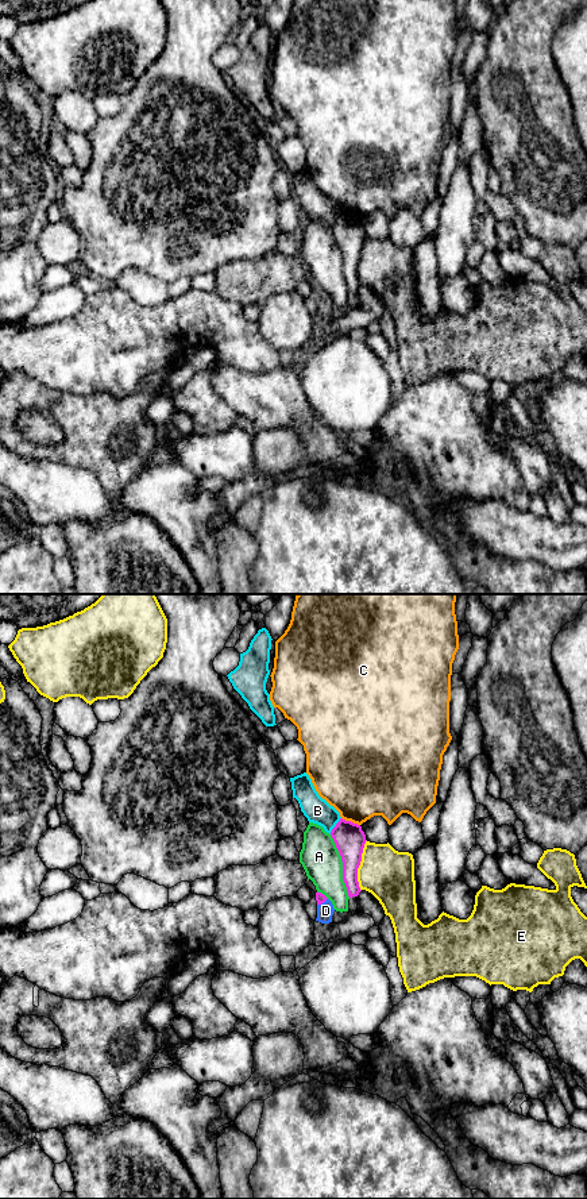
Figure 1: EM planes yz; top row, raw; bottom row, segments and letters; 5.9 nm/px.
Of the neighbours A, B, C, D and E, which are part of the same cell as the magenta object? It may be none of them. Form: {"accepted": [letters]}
{"accepted": ["D"]}

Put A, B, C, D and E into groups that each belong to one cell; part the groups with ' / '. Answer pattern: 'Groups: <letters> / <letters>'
Groups: A / B / C / D / E

